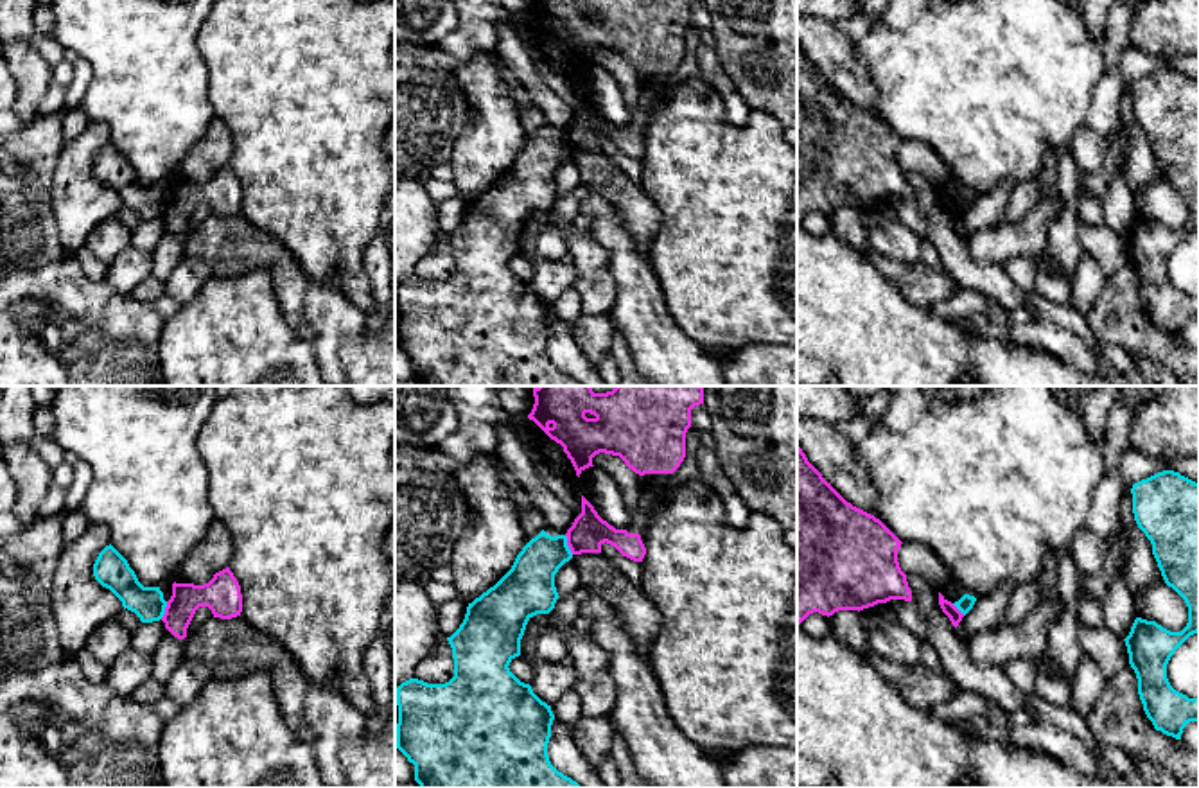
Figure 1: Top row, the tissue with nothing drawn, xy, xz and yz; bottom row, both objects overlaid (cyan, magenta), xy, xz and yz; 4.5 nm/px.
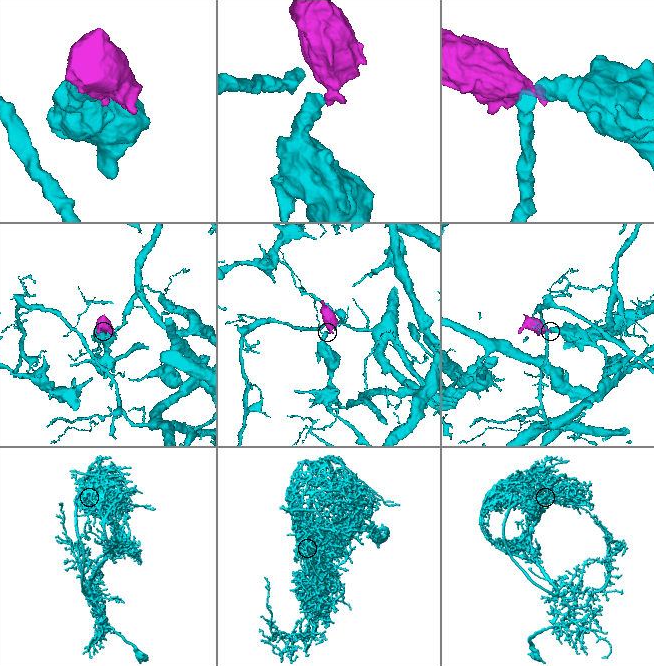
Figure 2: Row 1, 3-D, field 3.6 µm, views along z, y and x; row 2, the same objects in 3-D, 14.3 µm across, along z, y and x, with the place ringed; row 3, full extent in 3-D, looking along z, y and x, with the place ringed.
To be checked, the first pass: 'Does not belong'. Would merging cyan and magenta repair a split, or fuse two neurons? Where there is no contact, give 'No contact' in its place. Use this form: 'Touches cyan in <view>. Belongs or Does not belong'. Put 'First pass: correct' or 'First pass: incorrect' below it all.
Touches cyan in xz. Does not belong
First pass: correct

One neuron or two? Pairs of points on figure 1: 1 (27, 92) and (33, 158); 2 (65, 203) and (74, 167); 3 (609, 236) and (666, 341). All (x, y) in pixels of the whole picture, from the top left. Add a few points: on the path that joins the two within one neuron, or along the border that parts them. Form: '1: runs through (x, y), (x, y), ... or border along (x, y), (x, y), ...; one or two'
1: border along (36, 117), (29, 124); two
2: runs through (74, 194), (74, 176); one
3: runs through (627, 262), (636, 279), (641, 315); one

